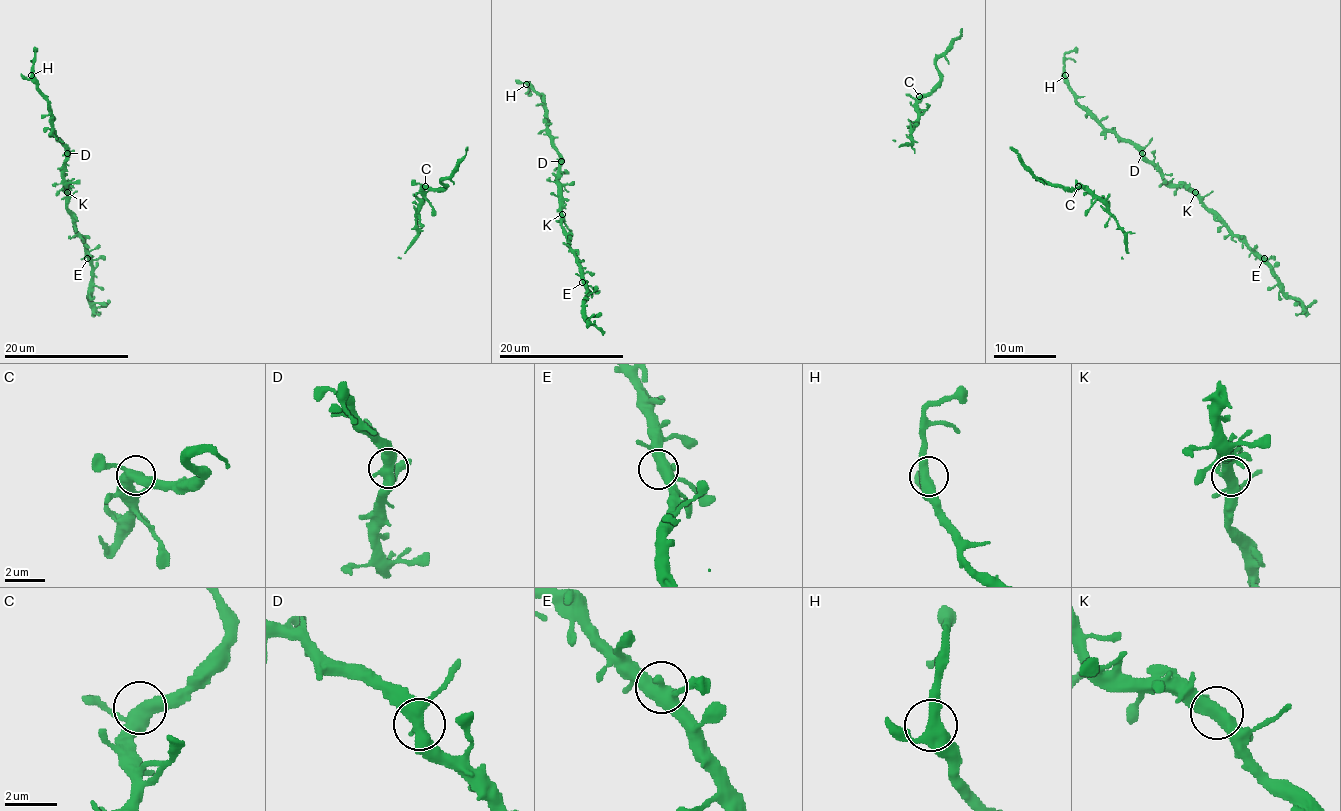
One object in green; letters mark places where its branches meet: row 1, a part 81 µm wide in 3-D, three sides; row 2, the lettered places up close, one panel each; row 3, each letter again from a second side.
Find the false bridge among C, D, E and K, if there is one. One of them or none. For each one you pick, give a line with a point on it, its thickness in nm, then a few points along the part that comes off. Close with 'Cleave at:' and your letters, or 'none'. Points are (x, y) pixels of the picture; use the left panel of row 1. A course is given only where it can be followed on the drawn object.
Cleave at: none

